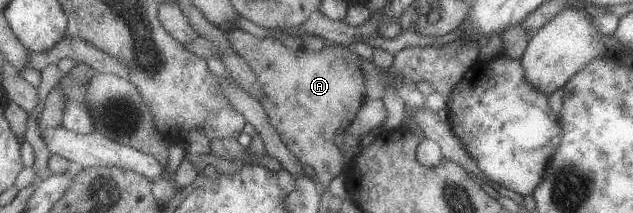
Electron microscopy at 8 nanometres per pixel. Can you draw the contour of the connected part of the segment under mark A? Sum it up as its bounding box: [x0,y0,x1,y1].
[228,29,367,188]

